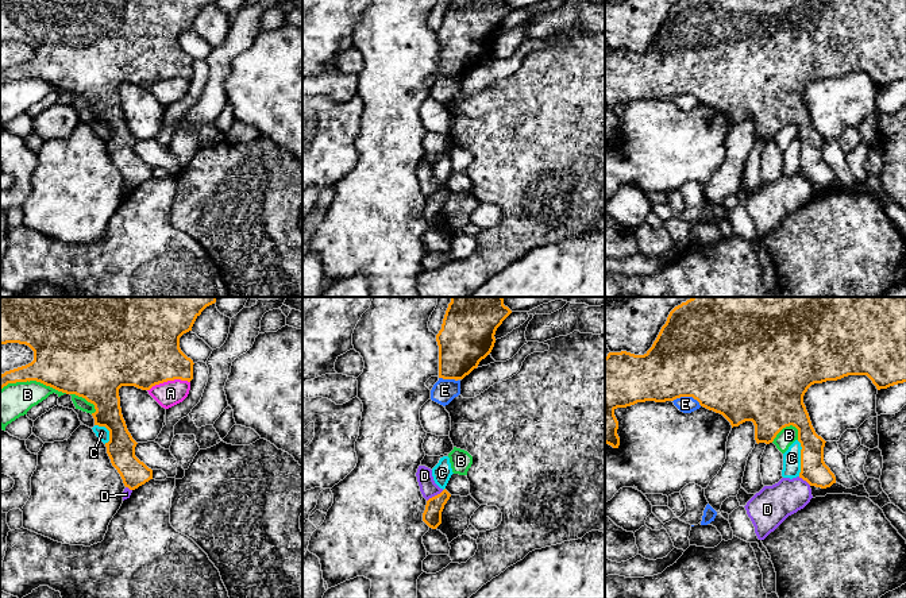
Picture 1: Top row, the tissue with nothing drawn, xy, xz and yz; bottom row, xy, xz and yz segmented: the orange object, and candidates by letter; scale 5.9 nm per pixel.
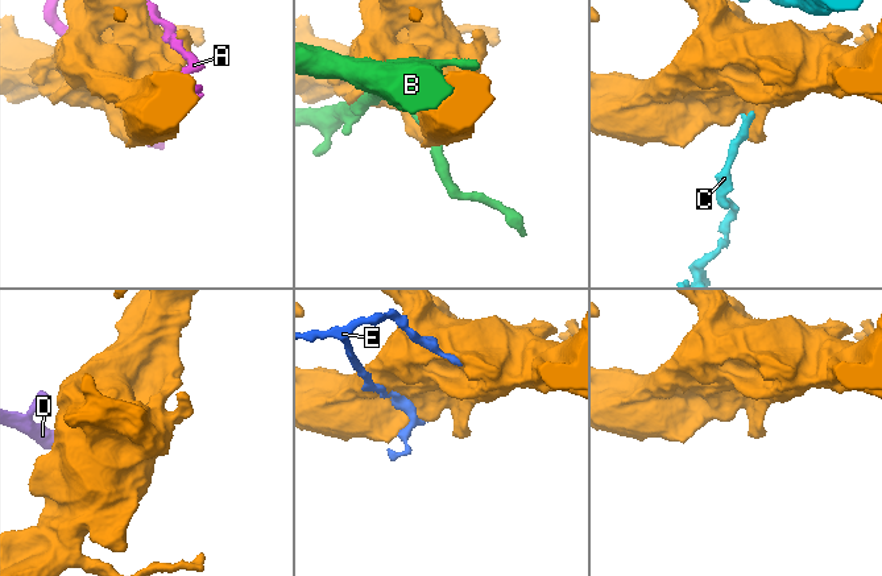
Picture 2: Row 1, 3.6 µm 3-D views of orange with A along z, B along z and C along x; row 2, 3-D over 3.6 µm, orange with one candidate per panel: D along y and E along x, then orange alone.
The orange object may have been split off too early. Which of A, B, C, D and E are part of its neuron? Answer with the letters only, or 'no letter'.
no letter

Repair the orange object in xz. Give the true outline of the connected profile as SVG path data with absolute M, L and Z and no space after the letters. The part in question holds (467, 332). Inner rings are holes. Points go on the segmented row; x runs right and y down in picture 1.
M451 297L442 329L436 335L439 346L439 378L463 379L493 350L496 331L512 313L502 297Z

